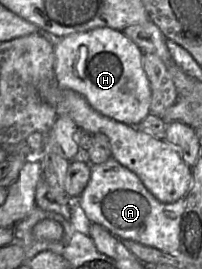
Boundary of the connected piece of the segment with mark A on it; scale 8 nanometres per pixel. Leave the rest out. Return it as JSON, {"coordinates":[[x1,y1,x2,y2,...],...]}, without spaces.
{"coordinates":[[112,156,104,163,91,165,90,180,78,197,78,204,90,223,101,225,120,240,135,241,165,253,178,251,186,198,174,203,159,201,134,172,121,165]]}

